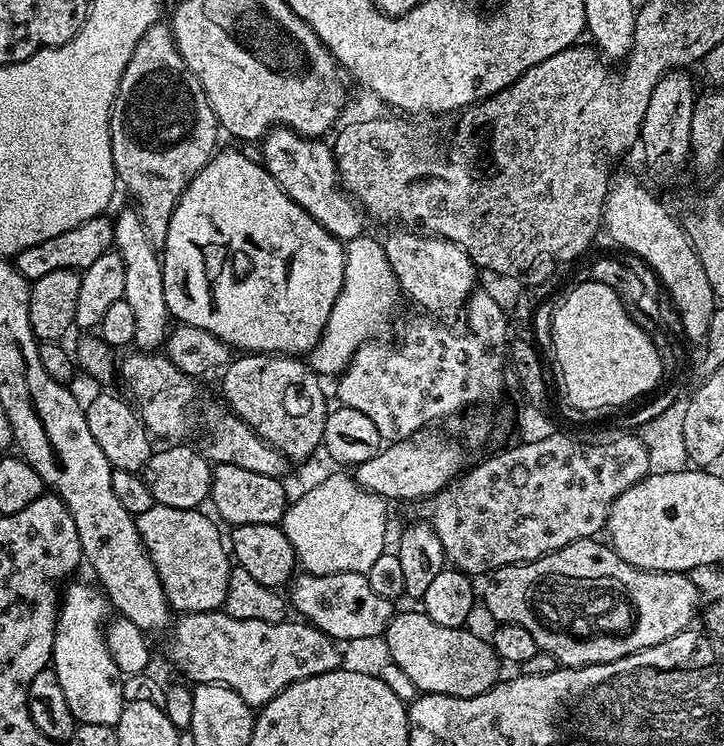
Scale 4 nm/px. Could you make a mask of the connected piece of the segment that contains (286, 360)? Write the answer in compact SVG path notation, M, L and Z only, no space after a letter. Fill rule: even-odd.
M267 352L237 355L223 369L220 392L228 411L257 432L290 462L308 460L324 442L330 403L324 397L321 377L298 356Z

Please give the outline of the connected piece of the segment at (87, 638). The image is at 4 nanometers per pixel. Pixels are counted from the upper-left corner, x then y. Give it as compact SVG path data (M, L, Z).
M71 584L62 592L51 667L56 669L62 694L66 694L66 706L70 706L70 714L74 714L77 722L114 726L124 709L126 695L125 681L118 666L114 666L114 658L110 658L110 650L106 650L104 641L106 621L110 616L109 601L99 587Z

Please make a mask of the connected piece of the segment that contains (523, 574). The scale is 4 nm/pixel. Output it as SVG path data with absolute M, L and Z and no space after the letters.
M596 538L570 542L566 546L562 546L558 550L554 550L537 560L527 560L525 564L507 564L496 569L495 572L487 577L488 585L482 588L482 608L484 604L485 610L493 616L493 621L496 624L517 624L522 626L522 630L527 630L530 638L534 638L539 651L549 652L556 659L557 665L565 668L581 668L591 664L614 662L618 658L626 658L635 652L653 648L662 642L666 642L672 636L676 636L679 632L685 631L691 625L688 623L695 616L697 619L702 603L700 604L700 592L696 589L696 584L692 581L693 577L691 575L682 572L647 572L641 568L635 568L630 566L630 562L623 560L607 543L599 544L600 542Z

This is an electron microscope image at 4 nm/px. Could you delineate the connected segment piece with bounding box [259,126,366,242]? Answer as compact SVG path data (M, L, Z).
M274 127L266 133L259 145L264 169L278 182L278 186L310 218L314 218L330 234L342 242L365 235L366 213L343 188L336 169L331 147L323 139L303 136L292 128Z

